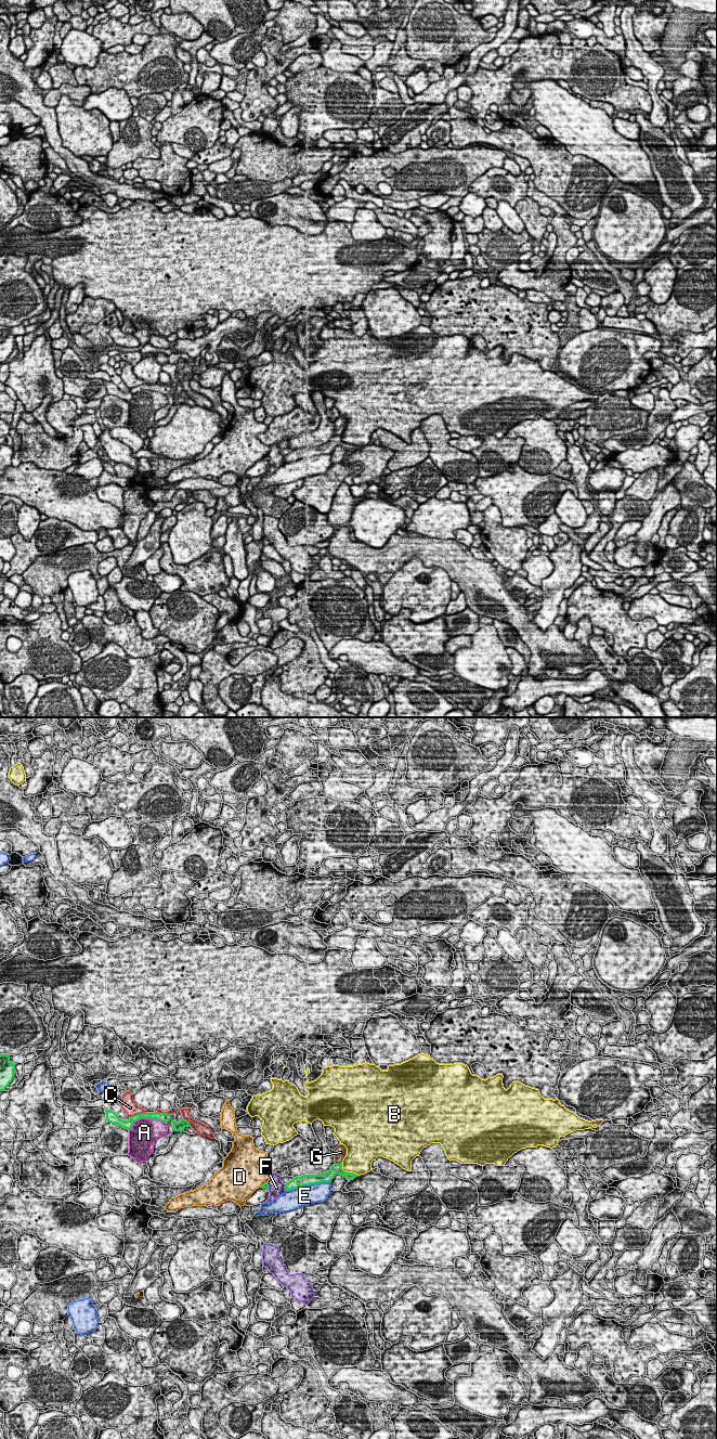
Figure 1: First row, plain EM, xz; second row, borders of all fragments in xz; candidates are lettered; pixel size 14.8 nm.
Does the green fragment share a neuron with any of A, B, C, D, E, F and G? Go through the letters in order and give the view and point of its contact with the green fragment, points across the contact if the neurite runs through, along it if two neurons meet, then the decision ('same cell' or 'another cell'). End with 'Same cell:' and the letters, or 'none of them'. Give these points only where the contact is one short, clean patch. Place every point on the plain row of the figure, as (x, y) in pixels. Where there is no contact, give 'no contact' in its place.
A: contact xz (145, 389); another cell
B: contact xz (347, 443); another cell
C: contact xz (138, 386); another cell
D: contact xz (264, 455); another cell
E: contact xz (308, 456); another cell
F: contact xz (285, 459); another cell
G: contact xz (338, 436); border xz (341, 433), (336, 436); another cell
Same cell: none of them

